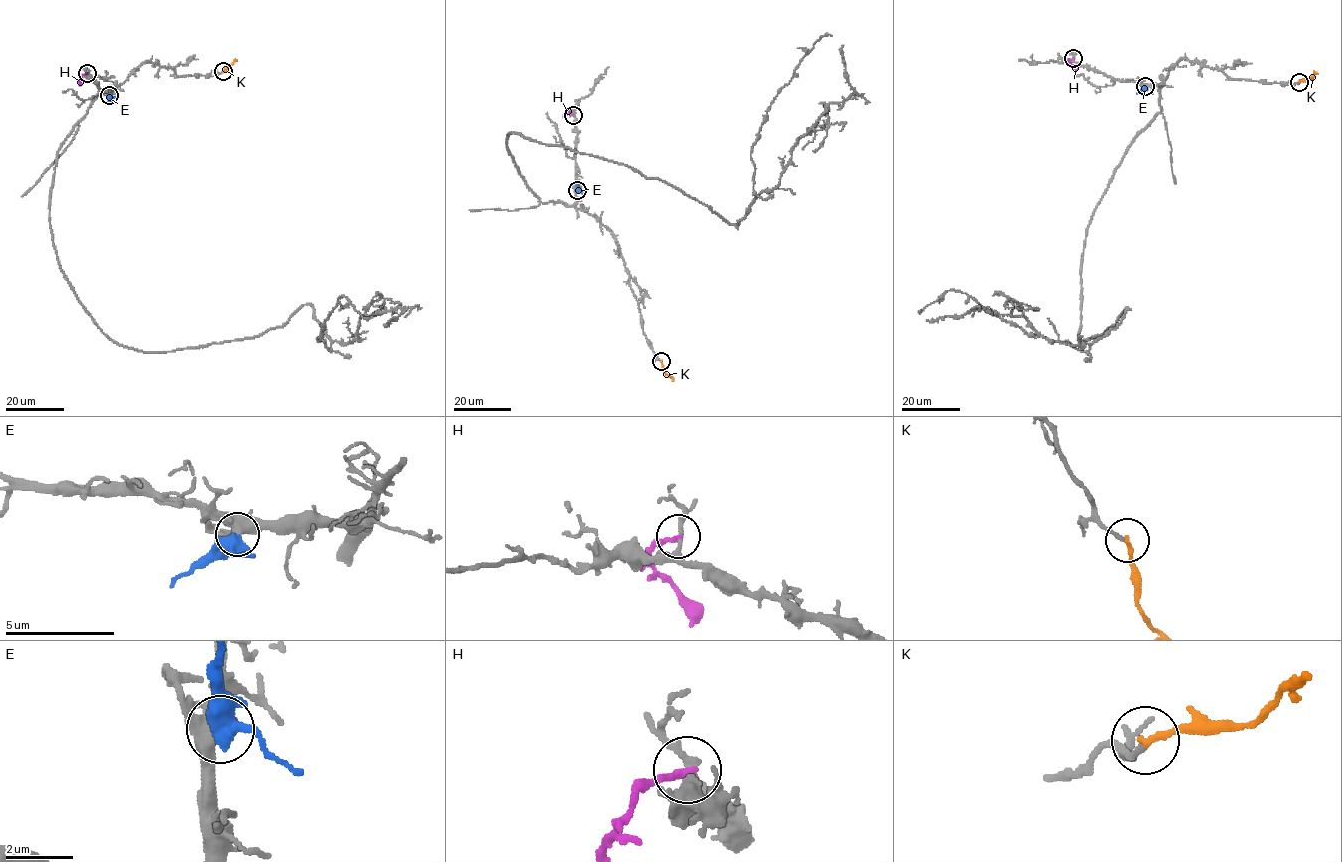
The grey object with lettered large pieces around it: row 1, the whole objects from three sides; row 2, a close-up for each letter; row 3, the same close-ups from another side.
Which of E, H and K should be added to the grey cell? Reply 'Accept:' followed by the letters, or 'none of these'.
Accept: E, K

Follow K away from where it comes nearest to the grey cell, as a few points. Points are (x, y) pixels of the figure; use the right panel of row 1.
K: (1299, 82), (1317, 74)

